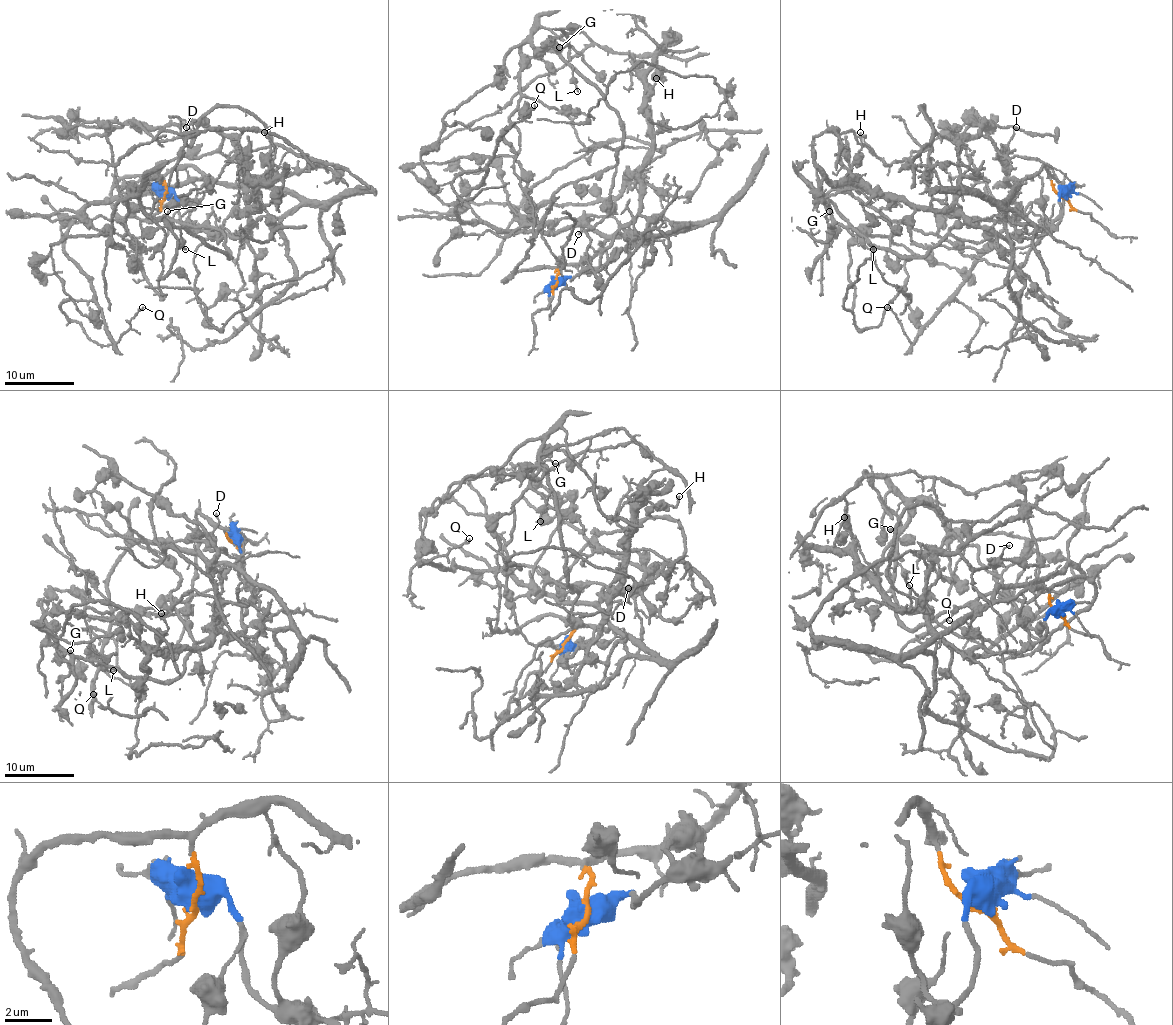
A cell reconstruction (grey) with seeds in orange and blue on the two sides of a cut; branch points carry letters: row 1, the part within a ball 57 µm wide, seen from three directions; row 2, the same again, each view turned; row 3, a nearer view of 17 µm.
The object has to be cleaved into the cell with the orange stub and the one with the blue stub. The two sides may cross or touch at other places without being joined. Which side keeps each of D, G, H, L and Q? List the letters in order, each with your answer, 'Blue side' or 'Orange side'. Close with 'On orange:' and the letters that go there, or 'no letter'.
D: Blue side
G: Orange side
H: Blue side
L: Orange side
Q: Orange side
On orange: G, L, Q

